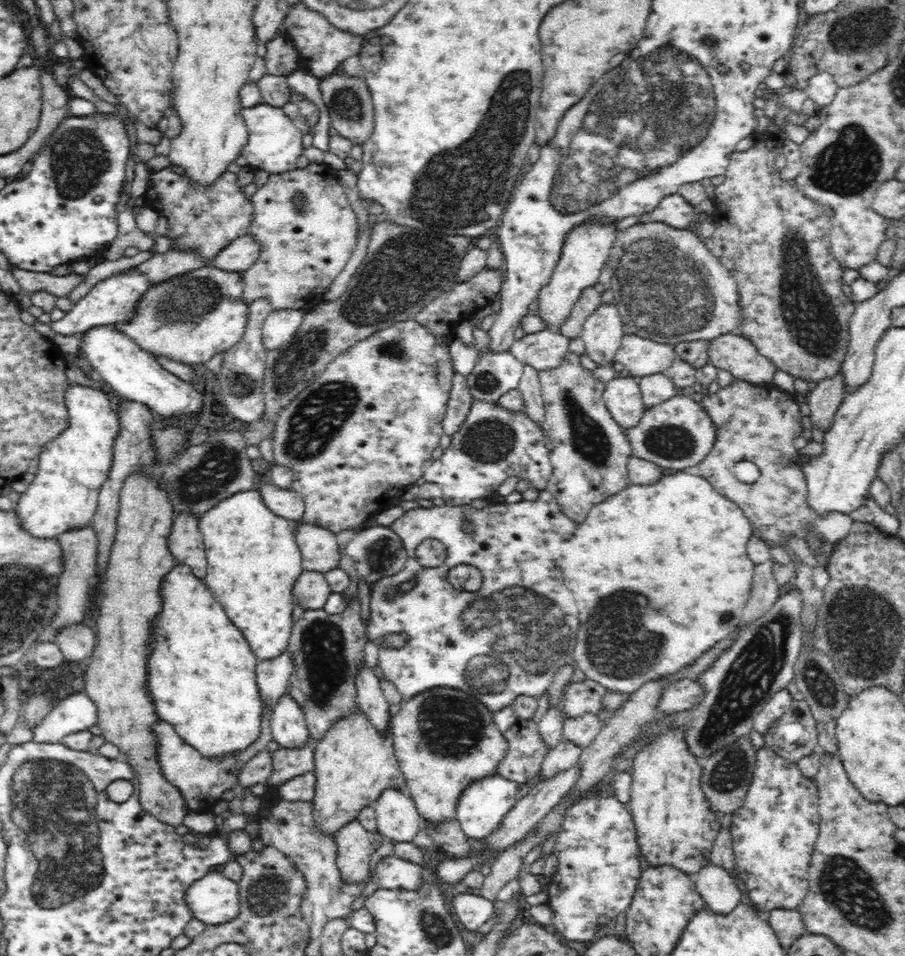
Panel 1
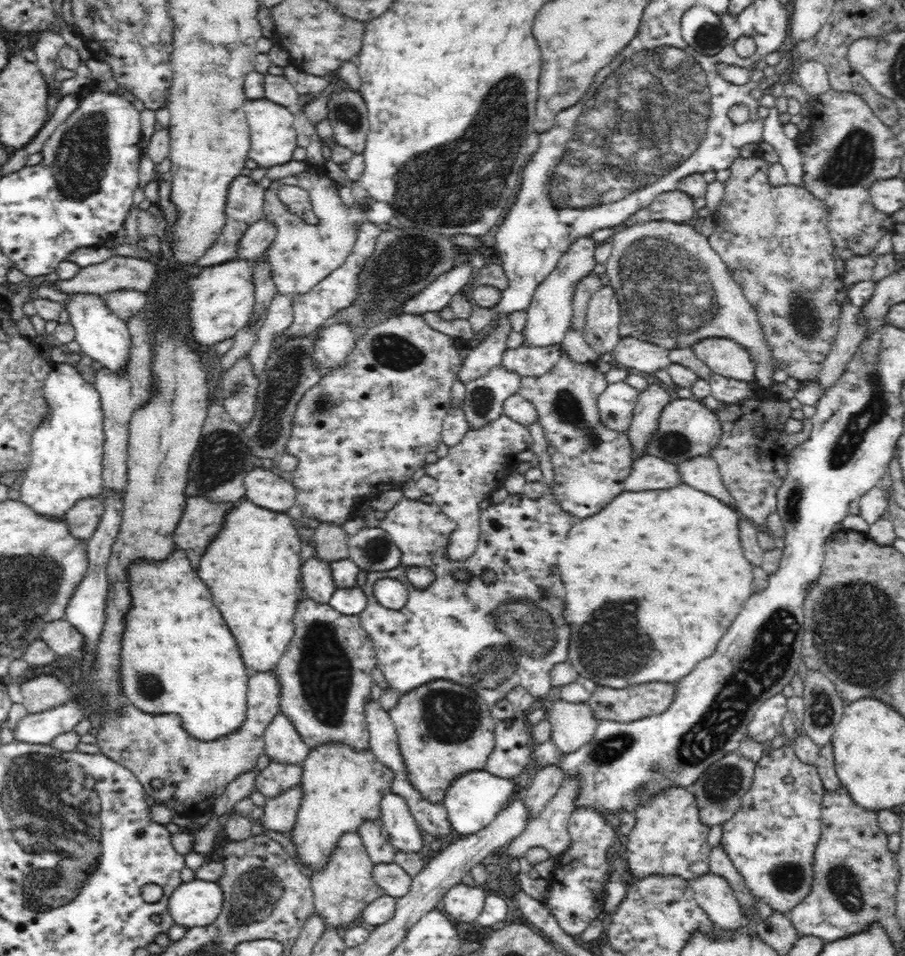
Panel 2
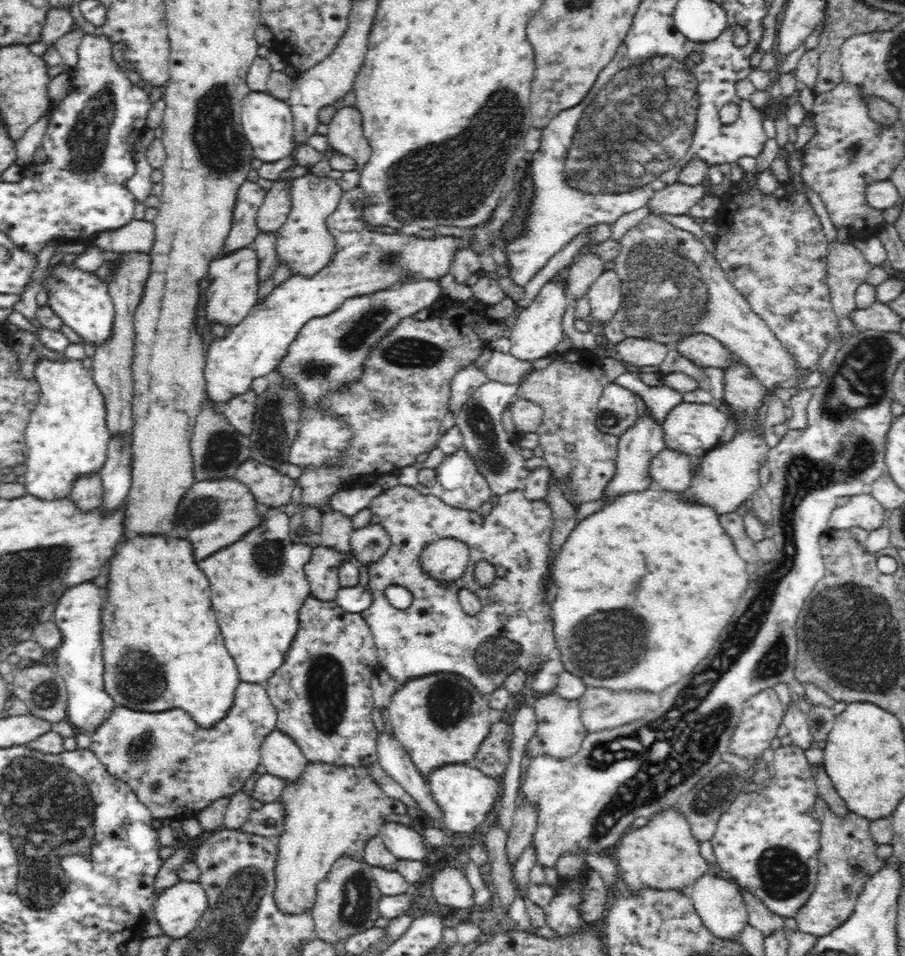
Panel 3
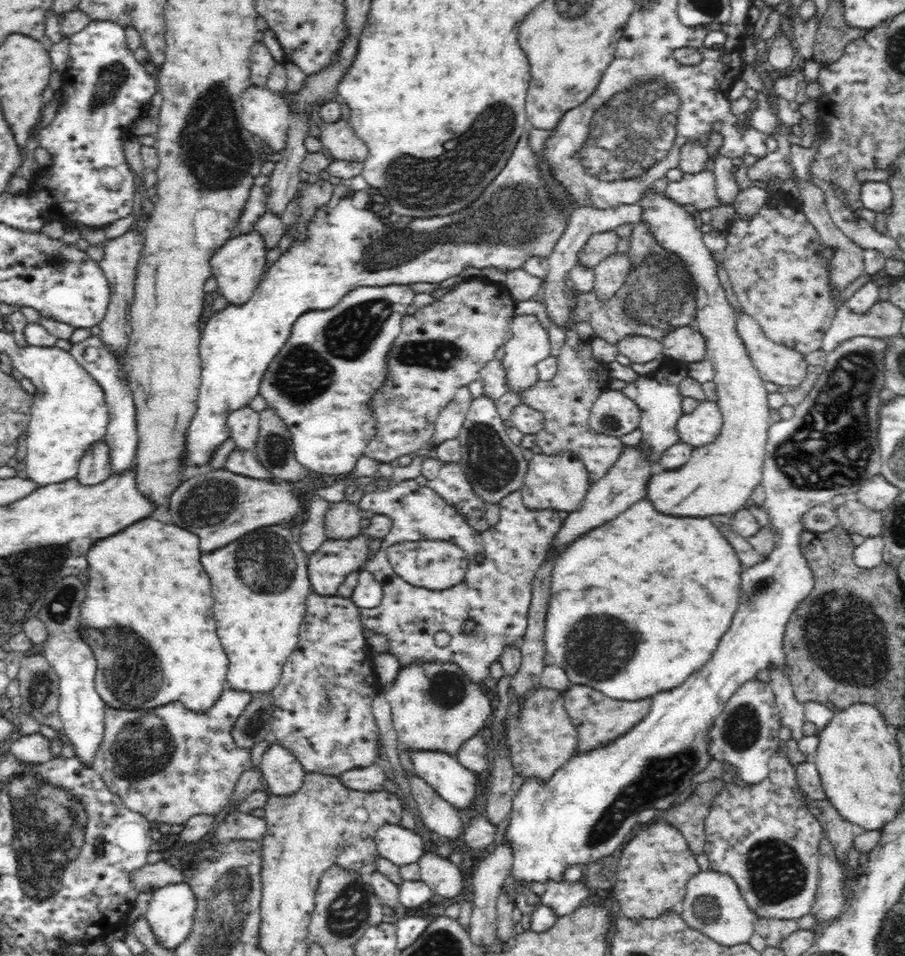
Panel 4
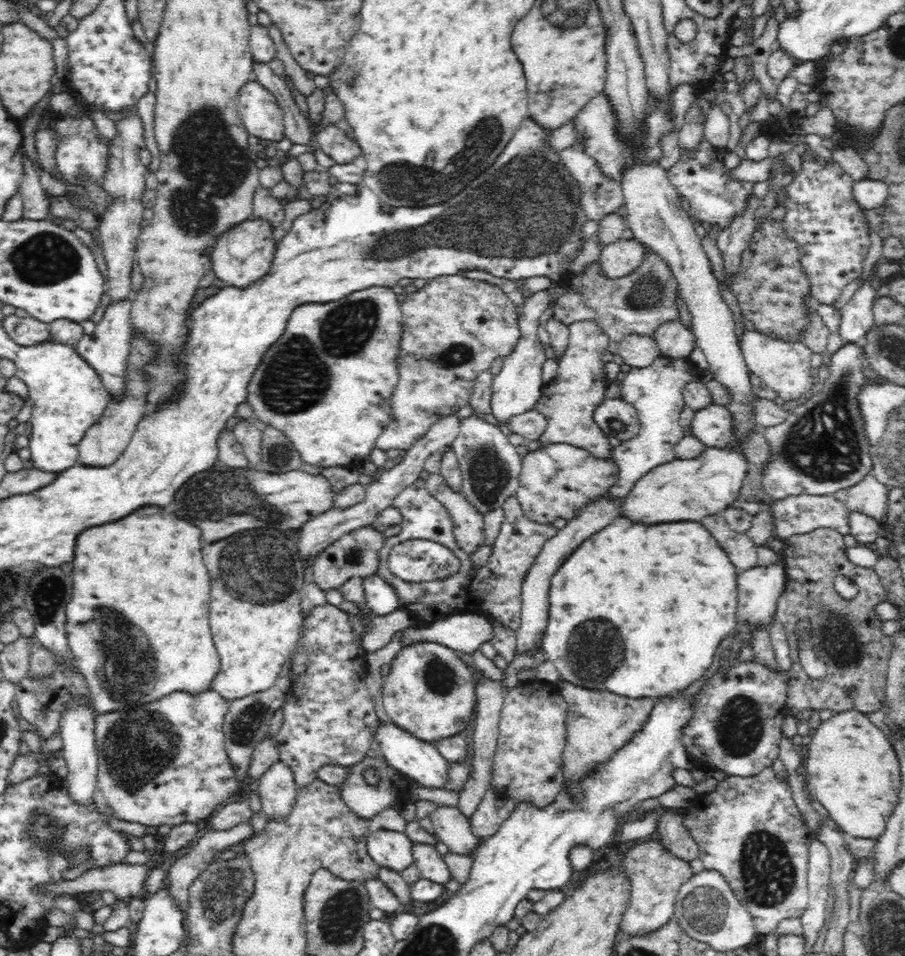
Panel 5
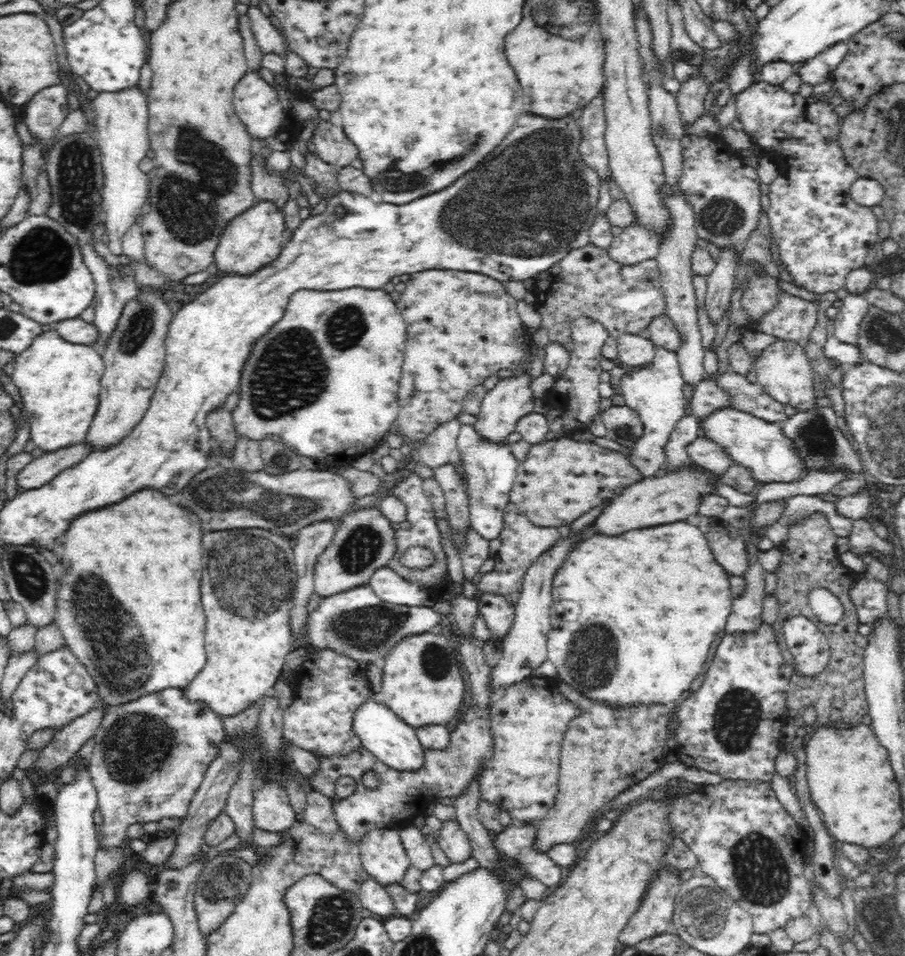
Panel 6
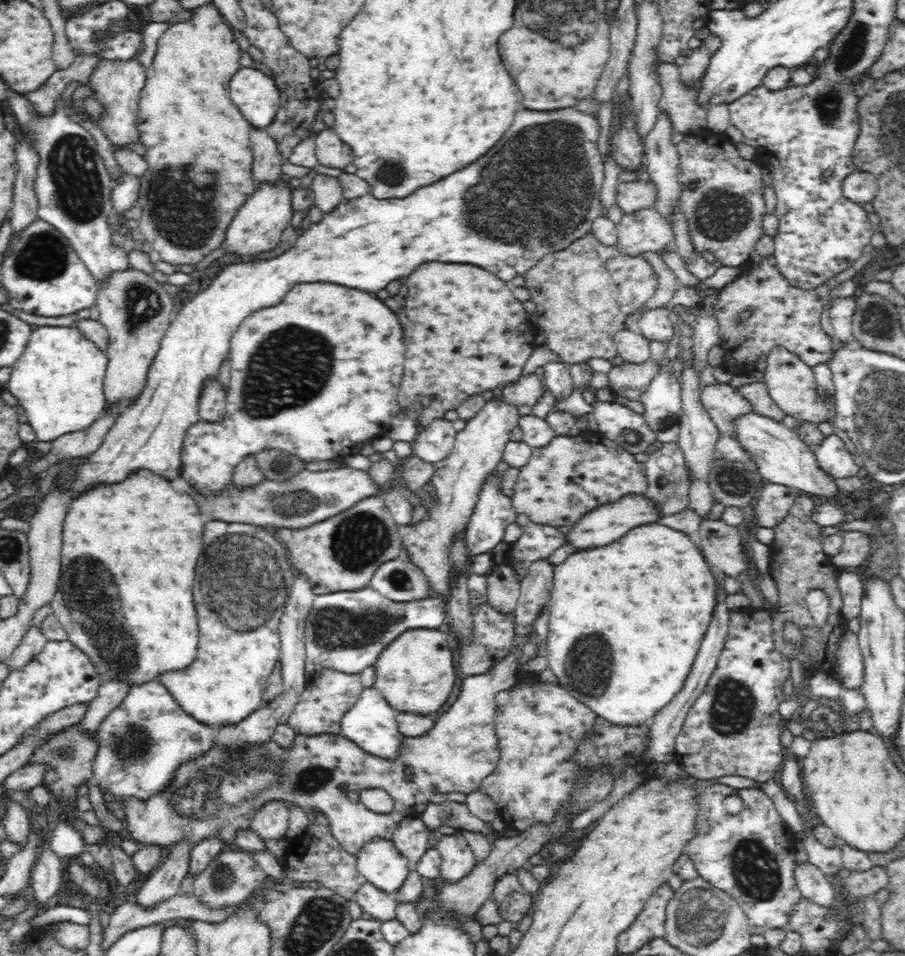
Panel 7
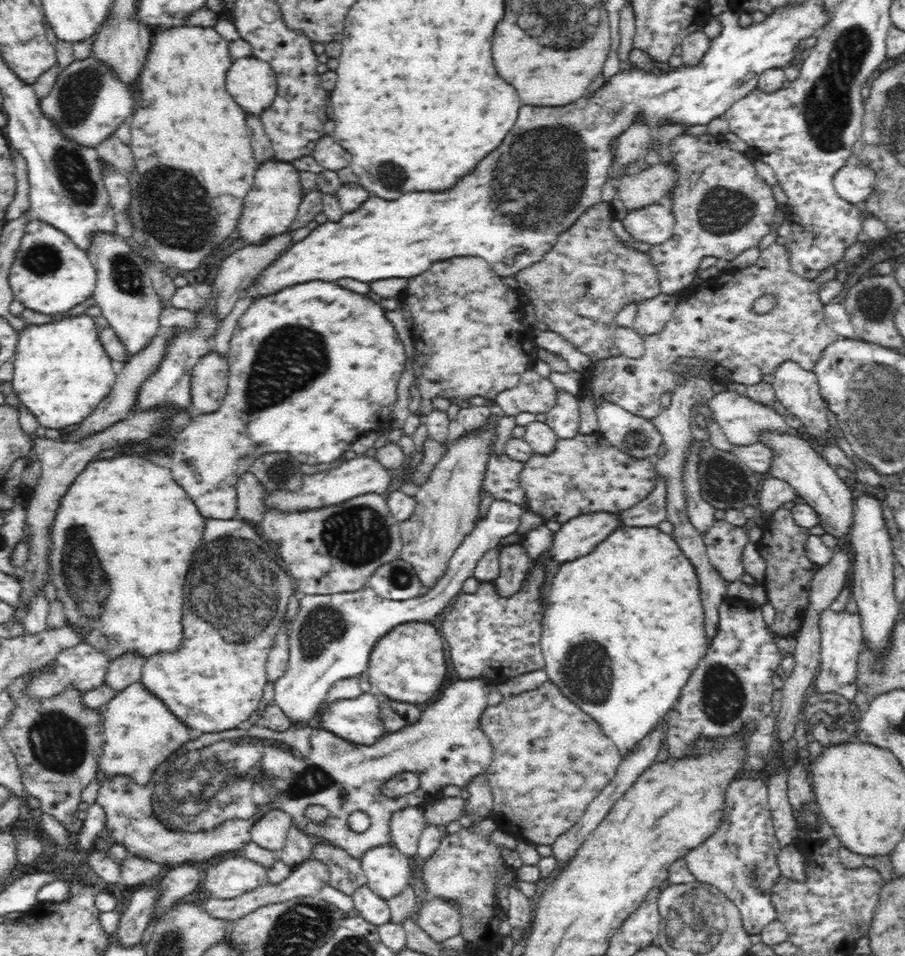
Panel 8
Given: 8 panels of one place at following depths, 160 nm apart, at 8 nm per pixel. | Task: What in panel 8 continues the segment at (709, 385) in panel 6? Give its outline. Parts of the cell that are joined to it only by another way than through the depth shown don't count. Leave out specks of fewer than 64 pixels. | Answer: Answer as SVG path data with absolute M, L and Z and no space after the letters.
M726 390L717 394L713 393L707 403L715 421L733 445L748 446L748 444L760 443L759 437L766 430L770 432L788 432L789 423L786 422L781 413L778 413L772 407L752 400L746 394L741 395Z

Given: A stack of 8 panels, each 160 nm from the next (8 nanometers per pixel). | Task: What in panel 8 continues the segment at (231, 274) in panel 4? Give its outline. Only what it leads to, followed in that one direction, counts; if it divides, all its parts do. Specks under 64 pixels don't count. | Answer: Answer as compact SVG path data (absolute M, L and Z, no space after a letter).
M276 158L258 166L254 173L254 186L244 200L243 212L235 227L248 244L264 244L266 240L281 235L290 228L304 195L298 172L292 163L278 161Z

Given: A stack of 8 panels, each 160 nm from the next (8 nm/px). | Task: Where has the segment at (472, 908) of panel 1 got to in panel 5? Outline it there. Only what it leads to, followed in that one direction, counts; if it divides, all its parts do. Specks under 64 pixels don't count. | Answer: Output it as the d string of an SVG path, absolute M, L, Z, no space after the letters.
M415 842L413 857L413 863L419 868L422 879L444 885L452 877L443 856L432 845Z

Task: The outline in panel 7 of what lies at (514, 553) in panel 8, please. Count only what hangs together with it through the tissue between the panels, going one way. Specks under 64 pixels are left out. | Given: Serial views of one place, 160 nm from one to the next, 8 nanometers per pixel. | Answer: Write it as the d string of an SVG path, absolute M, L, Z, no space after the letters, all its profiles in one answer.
M501 563L487 579L487 602L501 614L512 614L521 594L521 578L512 566Z

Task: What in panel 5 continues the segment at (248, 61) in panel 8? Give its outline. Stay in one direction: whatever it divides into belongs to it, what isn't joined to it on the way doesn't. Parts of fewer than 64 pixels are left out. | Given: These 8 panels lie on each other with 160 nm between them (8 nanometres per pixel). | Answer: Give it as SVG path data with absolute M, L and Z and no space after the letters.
M257 81L244 84L241 90L238 98L238 115L246 131L255 140L269 140L274 144L283 140L284 114L271 92Z

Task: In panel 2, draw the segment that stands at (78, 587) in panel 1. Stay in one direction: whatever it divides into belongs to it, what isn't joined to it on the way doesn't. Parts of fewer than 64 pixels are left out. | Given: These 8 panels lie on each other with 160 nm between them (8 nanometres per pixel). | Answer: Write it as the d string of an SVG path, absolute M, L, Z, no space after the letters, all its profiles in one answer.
M101 497L80 499L65 514L68 529L74 537L86 541L91 539L104 512Z

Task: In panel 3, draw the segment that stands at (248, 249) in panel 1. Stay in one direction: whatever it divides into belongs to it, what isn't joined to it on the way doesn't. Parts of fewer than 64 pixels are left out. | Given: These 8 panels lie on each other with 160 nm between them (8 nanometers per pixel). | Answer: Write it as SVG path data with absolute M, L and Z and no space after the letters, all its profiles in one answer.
M278 178L266 193L264 203L258 210L256 222L260 234L276 234L285 224L291 210L289 180Z

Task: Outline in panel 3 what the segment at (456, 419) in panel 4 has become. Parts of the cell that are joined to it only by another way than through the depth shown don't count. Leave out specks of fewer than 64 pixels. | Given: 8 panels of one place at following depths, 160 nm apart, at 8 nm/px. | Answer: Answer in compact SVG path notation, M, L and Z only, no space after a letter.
M468 364L466 368L462 368L460 372L451 382L451 395L449 398L449 410L458 416L458 412L462 410L462 406L466 404L468 398L472 396L481 384L488 381L485 375L485 369L476 367L473 364Z

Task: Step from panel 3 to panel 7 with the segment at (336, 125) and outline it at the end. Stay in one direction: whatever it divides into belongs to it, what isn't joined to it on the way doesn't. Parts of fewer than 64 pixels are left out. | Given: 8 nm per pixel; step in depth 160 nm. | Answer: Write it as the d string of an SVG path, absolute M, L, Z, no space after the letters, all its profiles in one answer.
M332 127L319 132L314 142L316 143L315 155L322 166L343 169L352 162L353 152L350 146L340 140Z

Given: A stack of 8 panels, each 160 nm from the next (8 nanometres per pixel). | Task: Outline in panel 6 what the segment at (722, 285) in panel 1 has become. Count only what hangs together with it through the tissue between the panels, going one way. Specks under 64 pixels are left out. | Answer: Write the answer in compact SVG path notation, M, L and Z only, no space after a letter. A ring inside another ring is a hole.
M588 243L570 251L548 271L534 277L533 294L541 316L541 326L548 330L552 343L562 345L571 352L570 326L580 317L598 321L608 331L601 355L608 360L618 356L617 343L620 335L645 334L655 316L665 314L665 296L661 287L661 274L657 260L648 259L627 265L620 264L606 249ZM776 340L755 361L752 360L751 370L756 372L757 383L778 402L793 406L797 411L810 410L816 406L813 387L815 374L804 349L797 342Z

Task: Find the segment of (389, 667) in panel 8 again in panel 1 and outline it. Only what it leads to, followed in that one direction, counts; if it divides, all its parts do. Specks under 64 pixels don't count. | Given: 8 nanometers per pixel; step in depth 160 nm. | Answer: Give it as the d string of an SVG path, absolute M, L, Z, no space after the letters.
M434 688L402 702L391 716L390 735L393 752L406 779L406 790L428 826L442 826L445 820L456 819L457 802L465 788L474 781L496 774L498 763L508 750L508 741L495 725L488 707L474 696L450 688Z

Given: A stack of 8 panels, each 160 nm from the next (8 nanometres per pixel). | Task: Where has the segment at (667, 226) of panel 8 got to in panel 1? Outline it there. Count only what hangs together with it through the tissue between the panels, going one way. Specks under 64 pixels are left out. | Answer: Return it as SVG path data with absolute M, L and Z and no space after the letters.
M602 303L585 320L582 340L588 355L599 366L614 363L615 353L621 348L624 321L617 305Z

